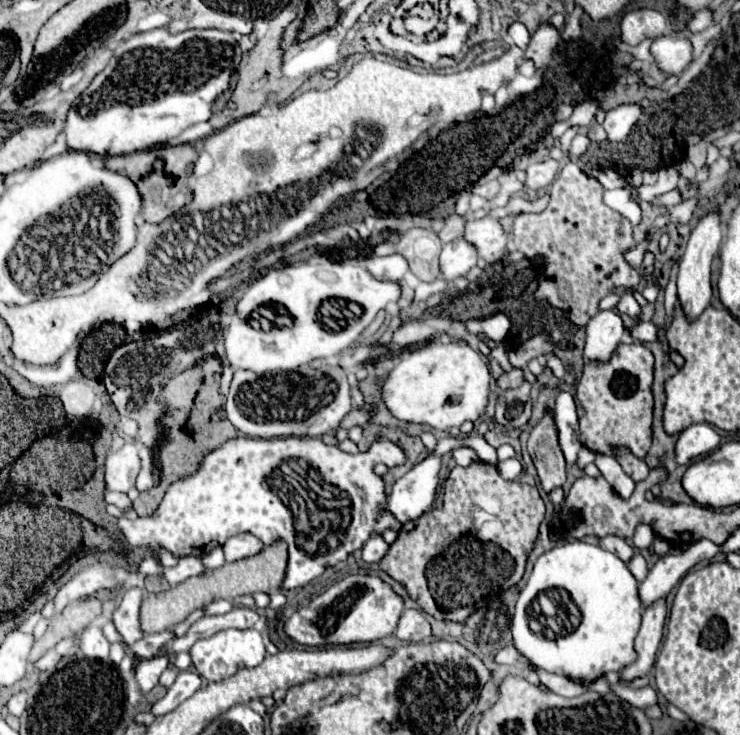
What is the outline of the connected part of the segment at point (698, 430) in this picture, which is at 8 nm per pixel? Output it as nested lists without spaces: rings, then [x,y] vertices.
[[[694,424],[686,428],[676,442],[676,462],[688,464],[692,458],[716,450],[720,436],[710,424]]]

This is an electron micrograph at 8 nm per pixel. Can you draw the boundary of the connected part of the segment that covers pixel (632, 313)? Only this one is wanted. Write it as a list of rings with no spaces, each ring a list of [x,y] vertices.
[[[630,290],[620,292],[620,300],[618,300],[616,308],[618,308],[618,312],[622,312],[622,314],[626,314],[630,318],[638,318],[640,316],[640,304],[634,300]]]

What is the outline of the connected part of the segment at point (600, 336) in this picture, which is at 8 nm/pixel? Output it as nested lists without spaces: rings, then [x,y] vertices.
[[[616,310],[598,312],[586,326],[584,360],[606,362],[624,334],[622,318]]]

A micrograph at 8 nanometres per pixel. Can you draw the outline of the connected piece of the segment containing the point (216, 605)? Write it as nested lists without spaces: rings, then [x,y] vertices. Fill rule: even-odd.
[[[216,600],[216,602],[210,602],[204,610],[204,616],[220,616],[220,614],[226,614],[232,610],[232,604],[228,600]]]

